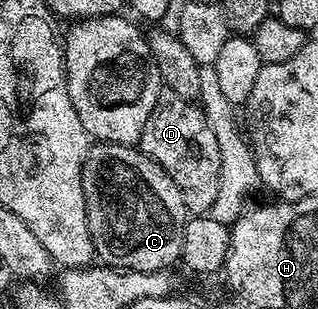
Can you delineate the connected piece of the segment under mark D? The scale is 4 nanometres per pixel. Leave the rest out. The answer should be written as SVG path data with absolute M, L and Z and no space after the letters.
M165 89L159 91L158 100L144 125L137 146L149 159L156 161L156 165L160 165L164 173L168 173L168 177L172 177L176 189L180 189L180 197L184 197L184 205L191 216L202 217L212 209L212 201L216 201L216 192L220 189L220 145L216 145L216 136L212 134L206 114L197 102Z

